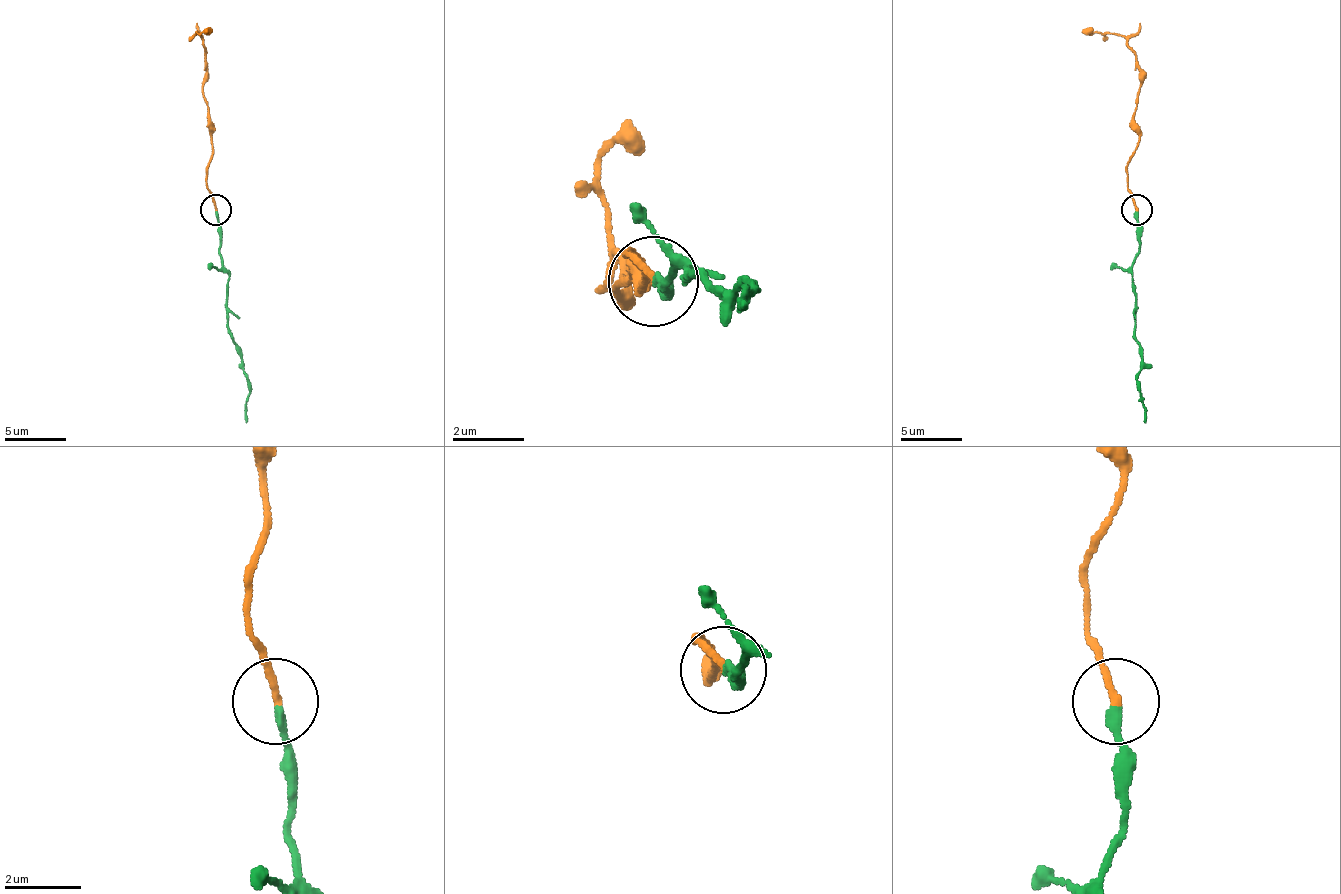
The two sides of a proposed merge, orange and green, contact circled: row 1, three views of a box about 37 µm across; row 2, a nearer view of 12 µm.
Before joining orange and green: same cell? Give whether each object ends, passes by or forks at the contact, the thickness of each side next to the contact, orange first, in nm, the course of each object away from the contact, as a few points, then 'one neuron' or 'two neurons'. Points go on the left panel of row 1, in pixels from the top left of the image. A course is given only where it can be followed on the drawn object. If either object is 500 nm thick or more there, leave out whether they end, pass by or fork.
orange ends | green ends | 190/220 nm | orange via (214, 209), (205, 187), (205, 165), (211, 141), (208, 100), (202, 91), (205, 60), (196, 33), (211, 26) | green via (214, 212), (221, 255), (230, 277), (227, 332), (248, 378), (245, 422) | one neuron

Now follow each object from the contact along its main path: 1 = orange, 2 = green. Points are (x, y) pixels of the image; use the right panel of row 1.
1: (1136, 209), (1127, 187), (1127, 165), (1139, 141), (1139, 60), (1120, 36), (1096, 33), (1089, 29), (1093, 26)
2: (1136, 212), (1139, 255), (1133, 277), (1136, 332), (1142, 360), (1139, 378), (1142, 422)

